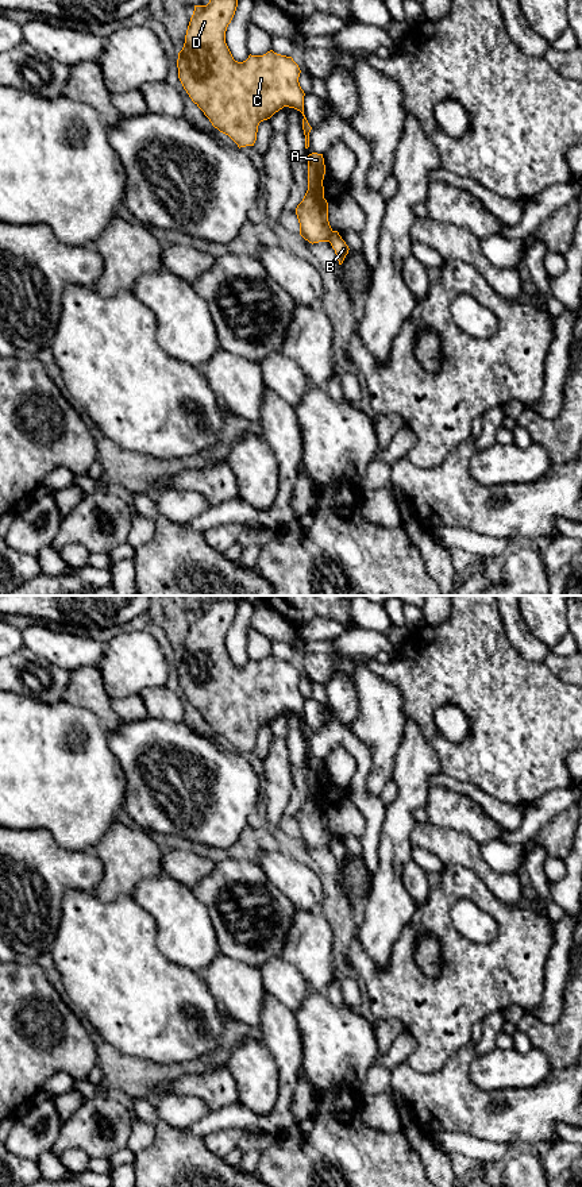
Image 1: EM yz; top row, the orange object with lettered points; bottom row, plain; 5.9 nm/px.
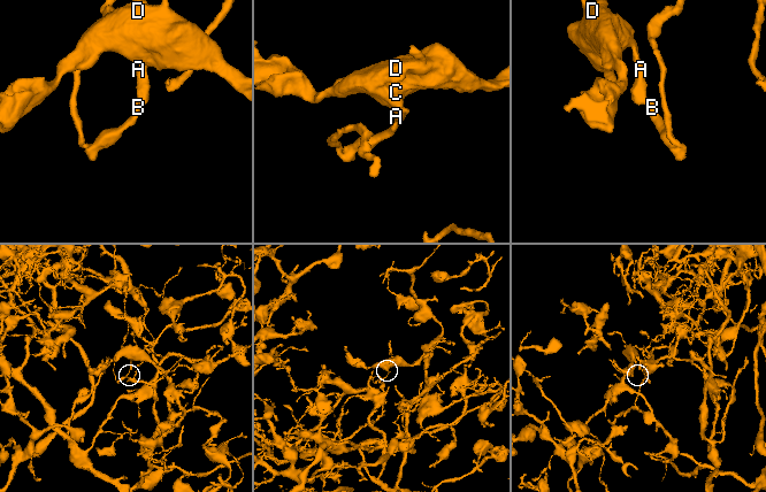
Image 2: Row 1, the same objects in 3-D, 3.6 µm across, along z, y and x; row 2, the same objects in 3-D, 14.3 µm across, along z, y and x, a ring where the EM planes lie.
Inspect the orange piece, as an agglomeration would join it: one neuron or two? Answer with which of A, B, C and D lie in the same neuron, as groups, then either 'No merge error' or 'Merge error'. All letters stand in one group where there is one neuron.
Groups: A C D / B. Merge error

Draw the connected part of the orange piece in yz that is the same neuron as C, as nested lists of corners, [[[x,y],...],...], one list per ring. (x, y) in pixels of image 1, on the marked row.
[[[209,0],[209,3],[208,3],[207,5],[194,5],[194,11],[193,11],[193,15],[192,15],[192,18],[190,18],[190,22],[189,22],[189,26],[188,26],[188,30],[186,30],[185,43],[184,43],[182,50],[178,53],[178,59],[177,59],[178,78],[180,78],[180,81],[181,81],[181,84],[182,84],[182,86],[184,86],[184,89],[186,90],[186,93],[189,95],[189,97],[192,99],[192,101],[193,101],[193,103],[204,112],[204,115],[209,119],[209,122],[212,123],[212,126],[213,126],[215,128],[217,128],[220,132],[228,135],[228,136],[238,144],[239,149],[240,149],[240,147],[246,147],[246,146],[254,146],[254,143],[255,143],[255,140],[257,140],[258,126],[259,126],[261,122],[270,119],[275,112],[278,112],[278,111],[282,109],[284,107],[294,108],[294,109],[300,111],[300,112],[302,113],[302,116],[304,116],[304,119],[302,119],[302,130],[304,130],[304,135],[305,135],[305,149],[308,149],[308,147],[309,147],[309,132],[311,132],[312,127],[309,126],[309,123],[308,123],[308,120],[307,120],[307,117],[305,117],[305,115],[304,115],[304,96],[305,96],[305,93],[304,93],[304,90],[301,89],[300,82],[298,82],[298,77],[300,77],[300,73],[301,73],[298,65],[293,61],[292,57],[286,57],[286,55],[277,54],[277,53],[274,53],[273,50],[267,51],[267,53],[263,54],[263,55],[251,55],[251,54],[250,54],[248,58],[247,58],[246,61],[243,61],[243,62],[235,61],[234,57],[232,57],[232,54],[231,54],[231,51],[230,51],[230,49],[228,49],[228,46],[227,46],[227,43],[226,43],[226,31],[227,31],[227,27],[228,27],[228,24],[231,23],[234,15],[235,15],[236,7],[238,7],[238,0]]]

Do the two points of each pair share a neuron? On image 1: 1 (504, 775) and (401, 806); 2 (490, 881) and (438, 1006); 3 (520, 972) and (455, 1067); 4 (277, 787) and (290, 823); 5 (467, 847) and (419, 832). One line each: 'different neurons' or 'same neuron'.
1: different neurons
2: different neurons
3: different neurons
4: different neurons
5: same neuron

